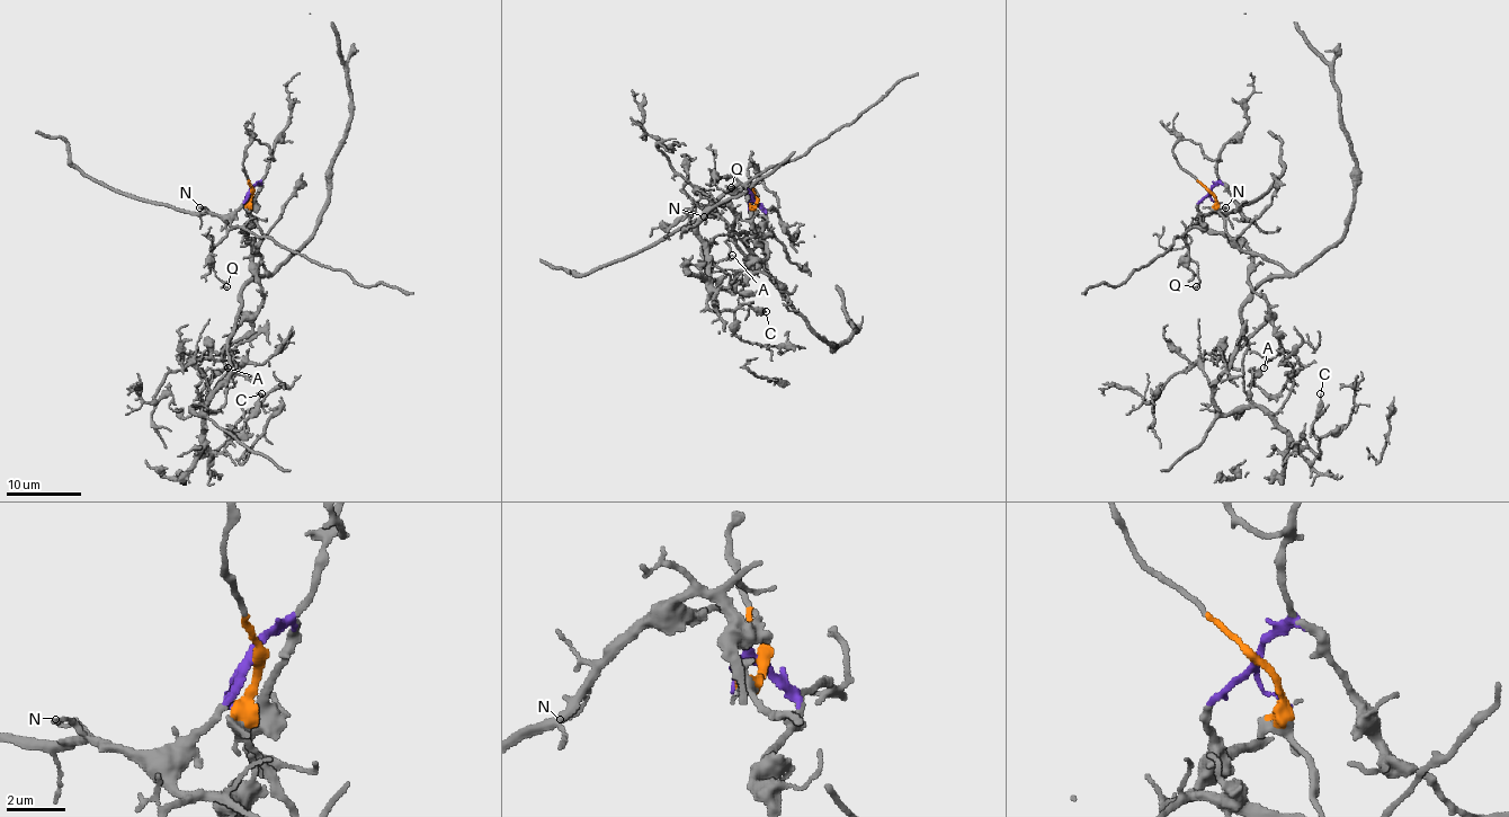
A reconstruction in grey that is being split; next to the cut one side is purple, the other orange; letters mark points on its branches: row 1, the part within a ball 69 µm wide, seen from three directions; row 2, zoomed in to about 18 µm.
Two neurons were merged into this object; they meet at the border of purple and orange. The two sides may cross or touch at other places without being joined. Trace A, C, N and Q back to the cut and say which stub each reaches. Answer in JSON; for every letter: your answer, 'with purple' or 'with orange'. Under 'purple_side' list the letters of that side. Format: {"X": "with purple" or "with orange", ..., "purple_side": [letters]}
{"A": "with purple", "C": "with orange", "N": "with purple", "Q": "with purple", "purple_side": ["A", "N", "Q"]}

